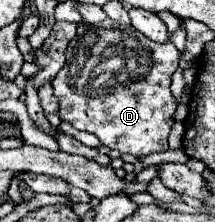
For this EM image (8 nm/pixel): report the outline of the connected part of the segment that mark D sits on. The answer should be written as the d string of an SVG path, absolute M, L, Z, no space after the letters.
M104 19L98 25L80 25L78 35L68 43L66 63L52 81L54 95L60 101L60 119L70 123L78 131L96 135L102 145L118 149L120 153L142 157L154 151L166 151L168 133L178 107L176 99L170 93L170 81L172 73L178 69L178 59L180 53L170 41L154 43L132 25L122 25L112 19Z

